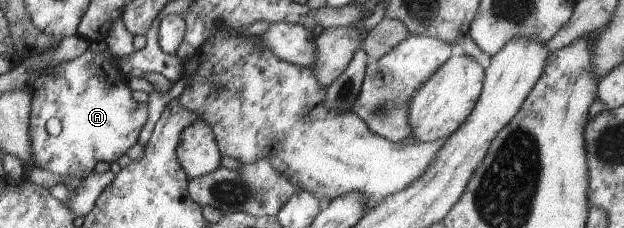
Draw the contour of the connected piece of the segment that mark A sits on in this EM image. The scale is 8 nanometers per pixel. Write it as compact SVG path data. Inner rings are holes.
M106 49L99 53L88 50L71 62L65 61L50 67L31 84L30 135L35 167L59 174L64 181L69 176L78 176L83 180L94 172L97 162L111 164L123 154L132 151L132 146L138 143L141 128L147 122L148 106L147 103L139 104L132 97L132 90L123 82L119 82L119 76L123 74L112 63ZM49 120L61 122L59 134L49 134L47 130Z

